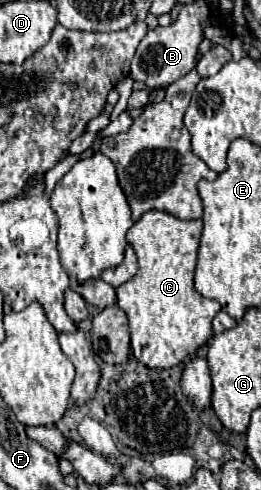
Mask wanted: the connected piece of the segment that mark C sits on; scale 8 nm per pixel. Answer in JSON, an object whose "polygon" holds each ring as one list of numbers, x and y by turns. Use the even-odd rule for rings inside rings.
{"polygon":[[156,209,146,211,126,233,128,243,136,251,140,269,130,281,126,281,116,289,116,301,118,301,118,307,128,315,132,353,138,363,144,363,150,369,170,369,182,363,186,357,194,355,212,337,212,319,222,307,218,301,206,299,194,289,194,267,196,267,200,235,202,235,200,219,184,221]]}

